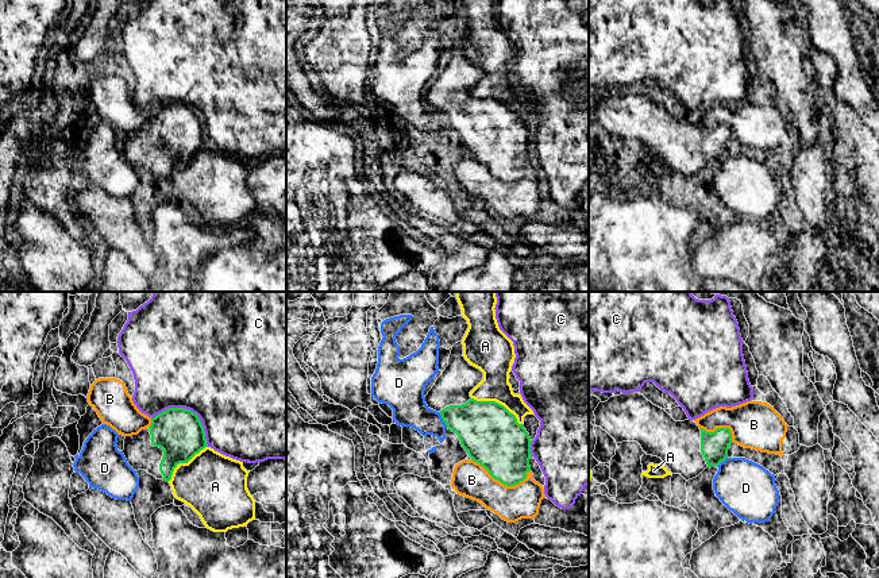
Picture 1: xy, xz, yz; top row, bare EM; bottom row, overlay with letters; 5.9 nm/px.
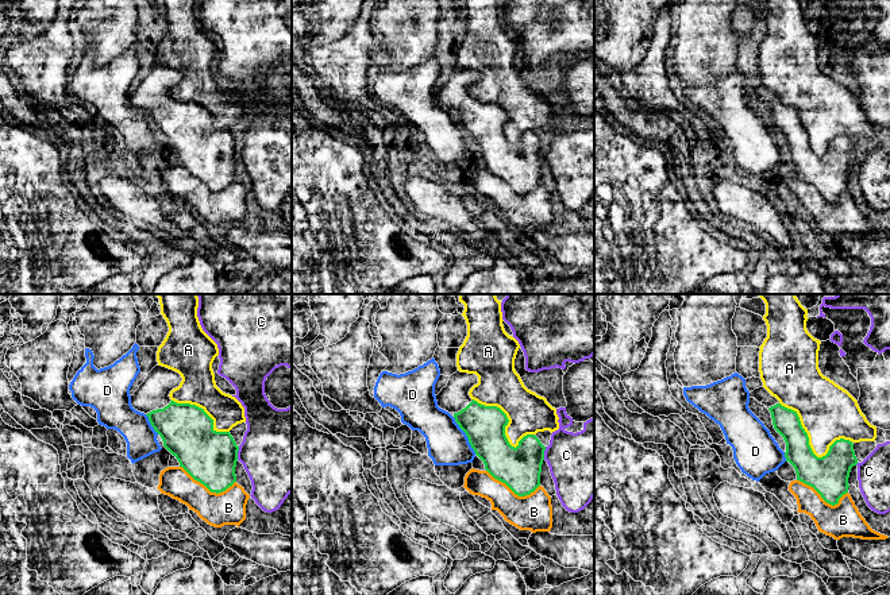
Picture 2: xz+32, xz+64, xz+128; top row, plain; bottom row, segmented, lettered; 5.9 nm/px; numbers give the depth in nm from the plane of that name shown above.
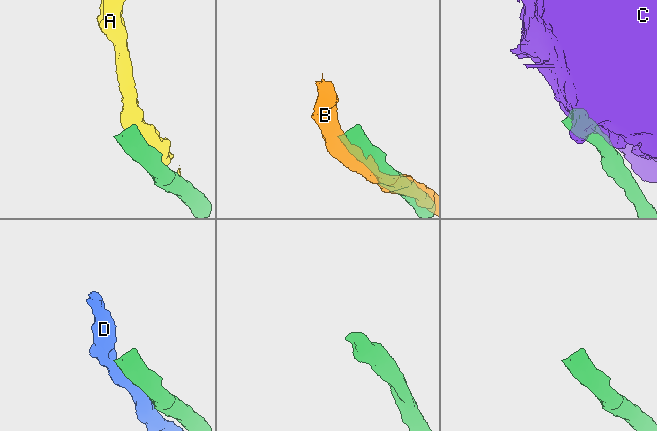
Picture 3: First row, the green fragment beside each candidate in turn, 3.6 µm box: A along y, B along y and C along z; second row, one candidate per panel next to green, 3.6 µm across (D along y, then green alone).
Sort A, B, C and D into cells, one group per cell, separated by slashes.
A / B / C / D

